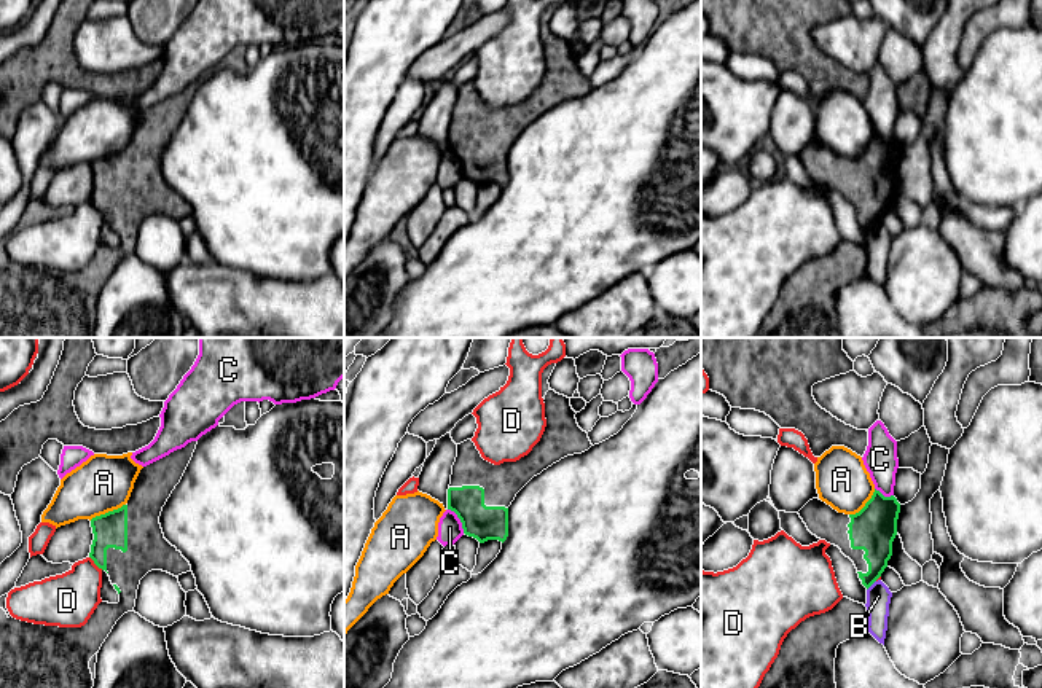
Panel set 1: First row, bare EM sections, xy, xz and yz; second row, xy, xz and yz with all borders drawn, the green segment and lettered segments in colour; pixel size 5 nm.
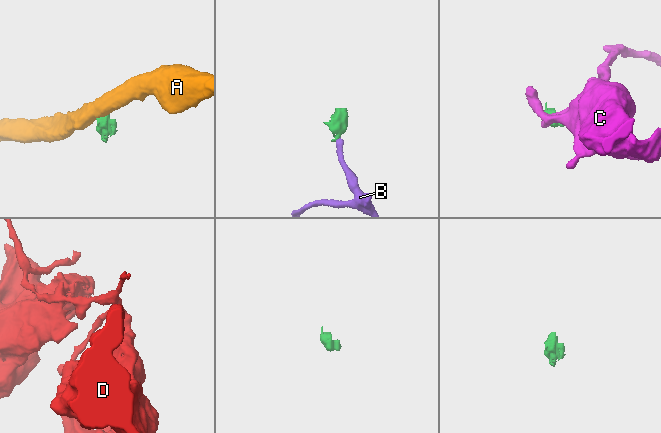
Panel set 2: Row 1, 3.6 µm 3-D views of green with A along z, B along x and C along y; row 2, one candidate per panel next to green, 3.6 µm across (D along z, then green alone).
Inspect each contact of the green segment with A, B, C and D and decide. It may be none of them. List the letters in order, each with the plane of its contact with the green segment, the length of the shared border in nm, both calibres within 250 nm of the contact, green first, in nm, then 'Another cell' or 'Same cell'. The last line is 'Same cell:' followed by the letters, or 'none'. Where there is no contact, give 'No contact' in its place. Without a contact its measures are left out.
A: Touches green in xy. Shared border 200 nm. Thickness 180 nm (green) against 280 nm. Another cell
B: Touches green in yz. Shared border 70 nm. Thickness 200 nm (green) against 130 nm. Another cell
C: Touches green in xz. Shared border 150 nm. Thickness 180 nm (green) against 130 nm. Another cell
D: Touches green in xy. Shared border 100 nm. Thickness 180 nm (green) against 280 nm. Another cell
Same cell: none

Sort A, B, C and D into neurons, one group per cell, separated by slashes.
A / B / C / D

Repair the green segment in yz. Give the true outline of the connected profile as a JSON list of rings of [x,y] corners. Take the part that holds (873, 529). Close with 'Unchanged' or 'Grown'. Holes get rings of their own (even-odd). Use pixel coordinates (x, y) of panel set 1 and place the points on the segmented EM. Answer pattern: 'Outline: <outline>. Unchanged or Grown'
Outline: [[[876,489],[856,514],[838,513],[819,498],[798,511],[813,535],[838,546],[854,562],[867,589],[881,577],[892,556],[899,513],[897,498],[884,497]]]. Grown

